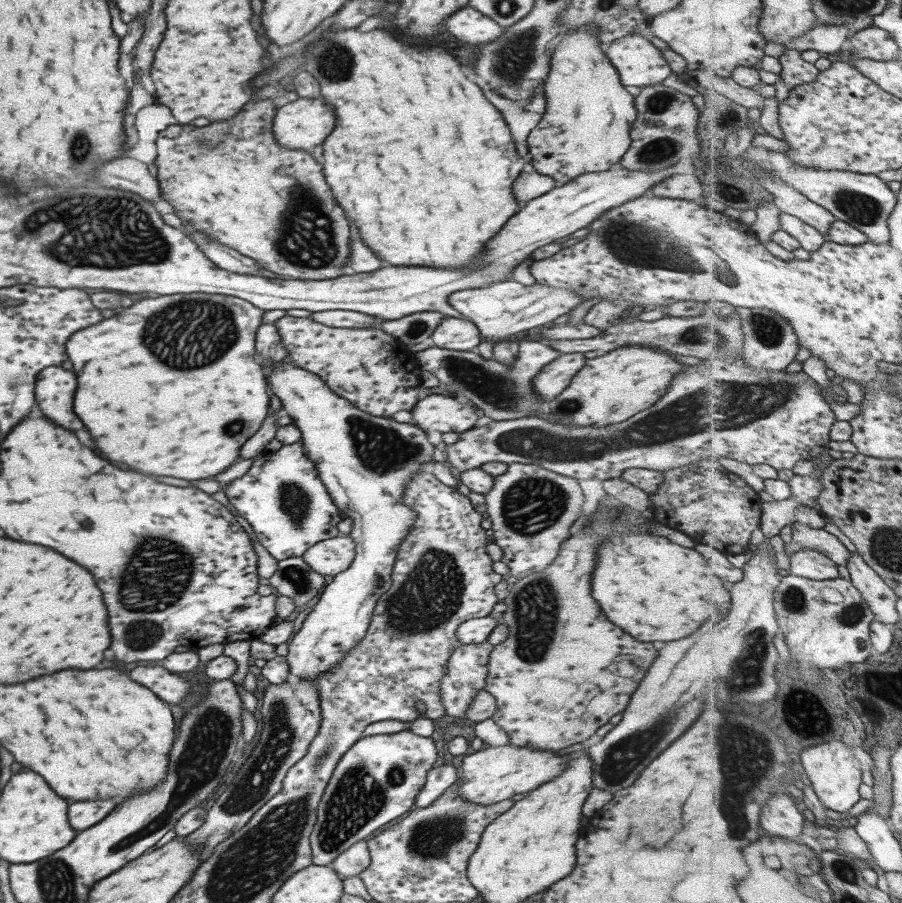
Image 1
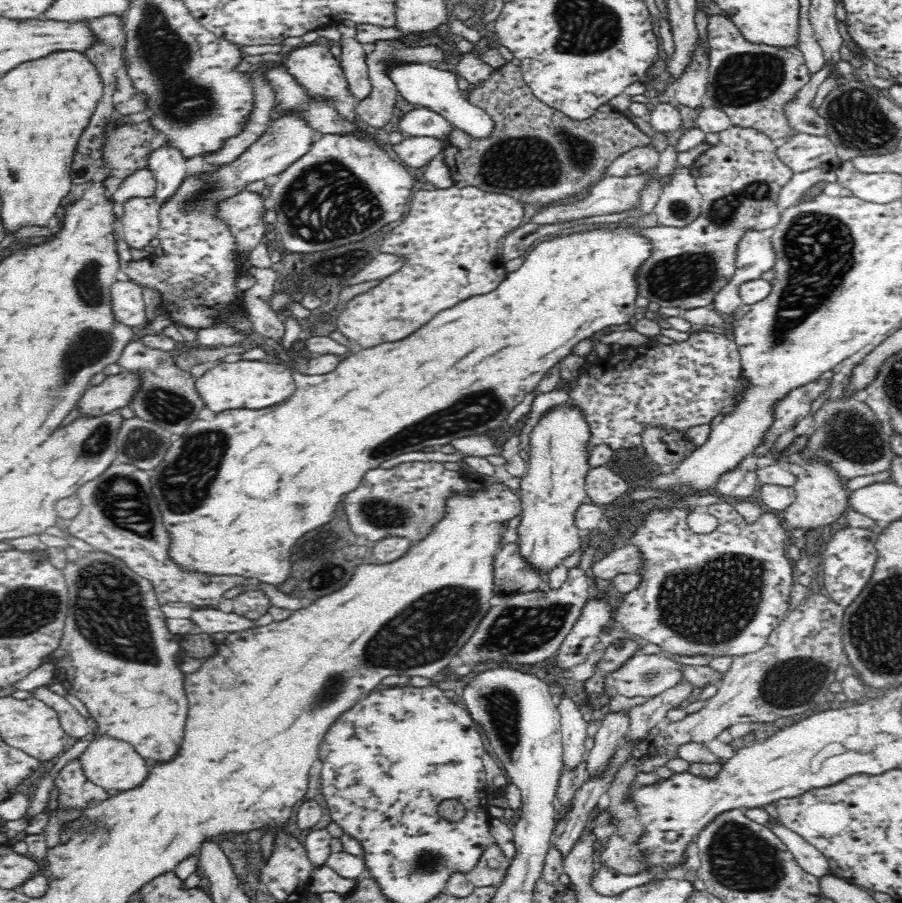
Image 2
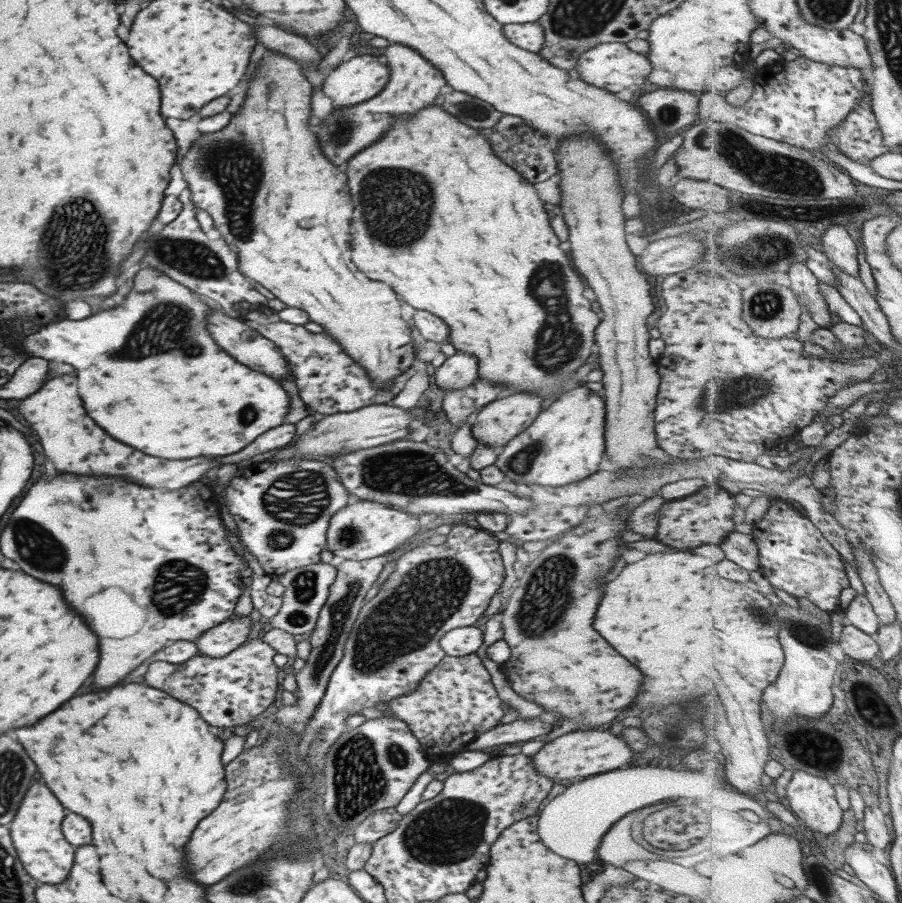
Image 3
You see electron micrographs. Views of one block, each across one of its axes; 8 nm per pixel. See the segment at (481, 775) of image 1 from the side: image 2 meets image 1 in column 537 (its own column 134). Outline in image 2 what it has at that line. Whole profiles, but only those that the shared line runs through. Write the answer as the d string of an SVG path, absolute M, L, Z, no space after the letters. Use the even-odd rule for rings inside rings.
M99 736L88 744L88 748L78 756L86 778L103 789L126 790L138 786L149 773L146 760L128 743L112 737Z

